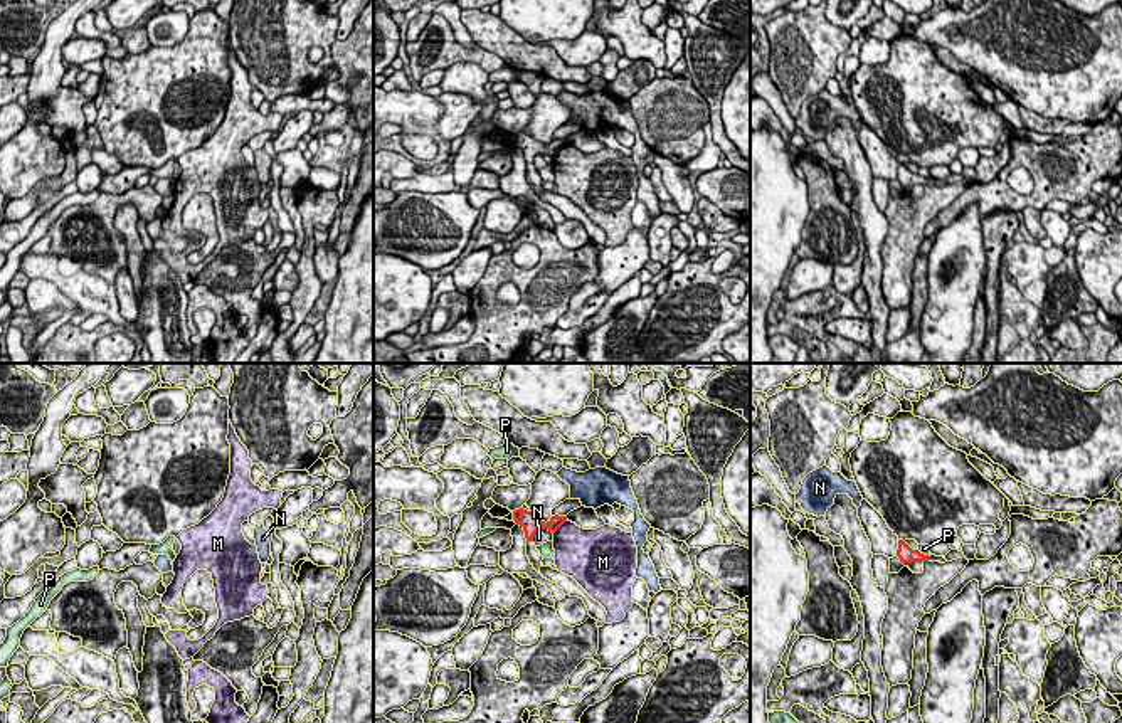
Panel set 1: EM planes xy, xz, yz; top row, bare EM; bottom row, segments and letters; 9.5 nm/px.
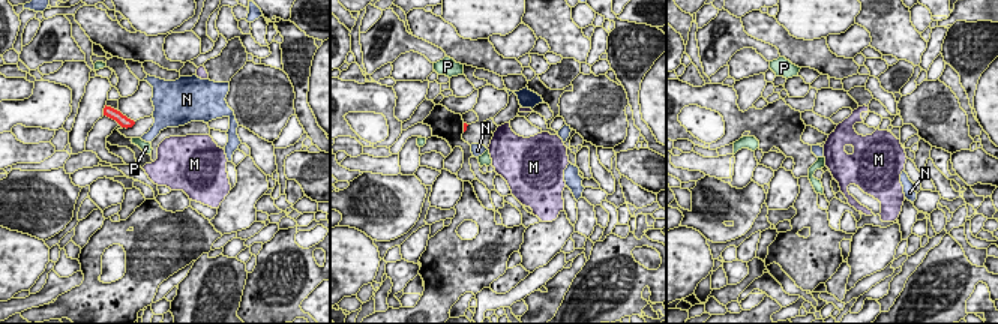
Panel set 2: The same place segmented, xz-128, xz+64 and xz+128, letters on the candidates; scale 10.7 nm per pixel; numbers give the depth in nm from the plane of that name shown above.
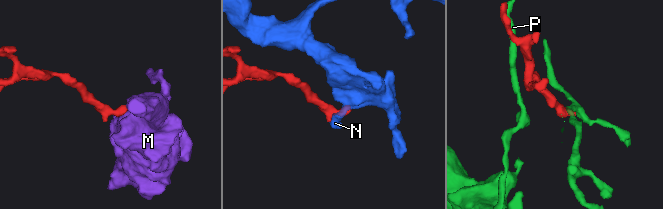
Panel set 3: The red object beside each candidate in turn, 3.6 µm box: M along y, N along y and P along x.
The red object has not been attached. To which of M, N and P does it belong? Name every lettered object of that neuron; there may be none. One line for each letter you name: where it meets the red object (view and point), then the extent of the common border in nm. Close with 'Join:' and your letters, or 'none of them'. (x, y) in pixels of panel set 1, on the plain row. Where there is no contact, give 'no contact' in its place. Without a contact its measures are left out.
Join: none of them

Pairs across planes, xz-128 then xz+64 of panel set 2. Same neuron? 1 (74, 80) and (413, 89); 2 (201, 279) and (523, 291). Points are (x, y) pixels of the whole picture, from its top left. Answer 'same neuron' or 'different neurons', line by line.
1: different neurons
2: different neurons

